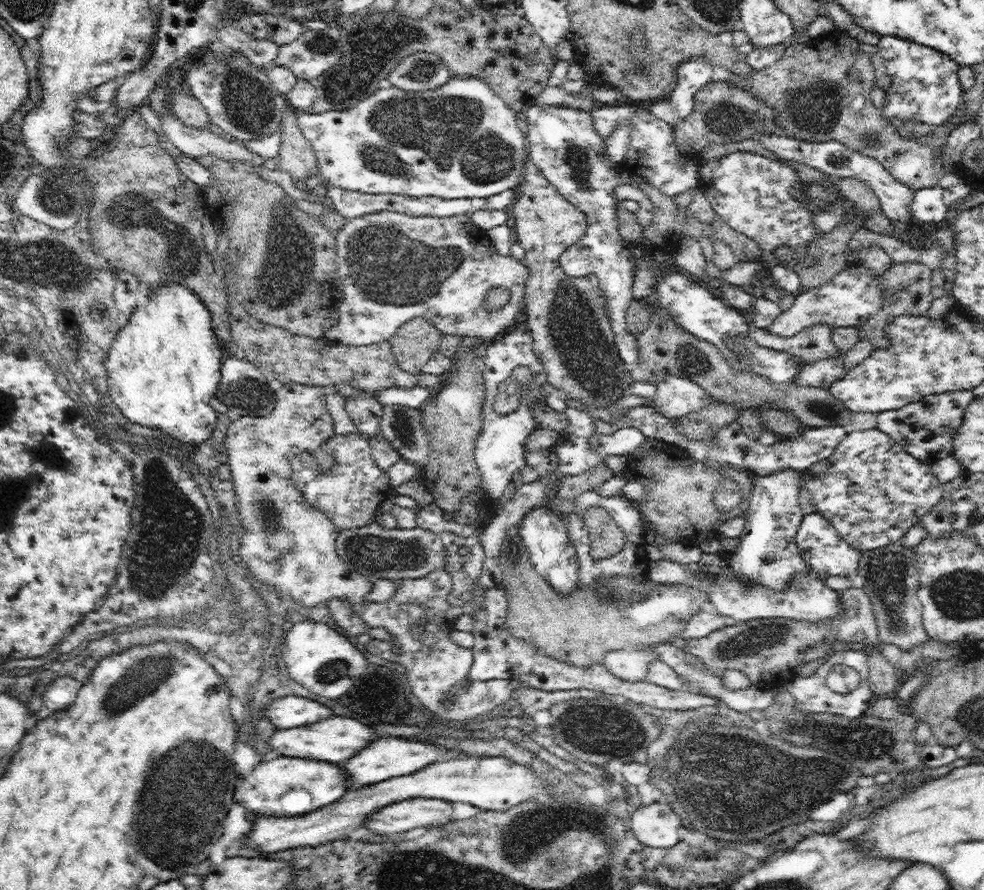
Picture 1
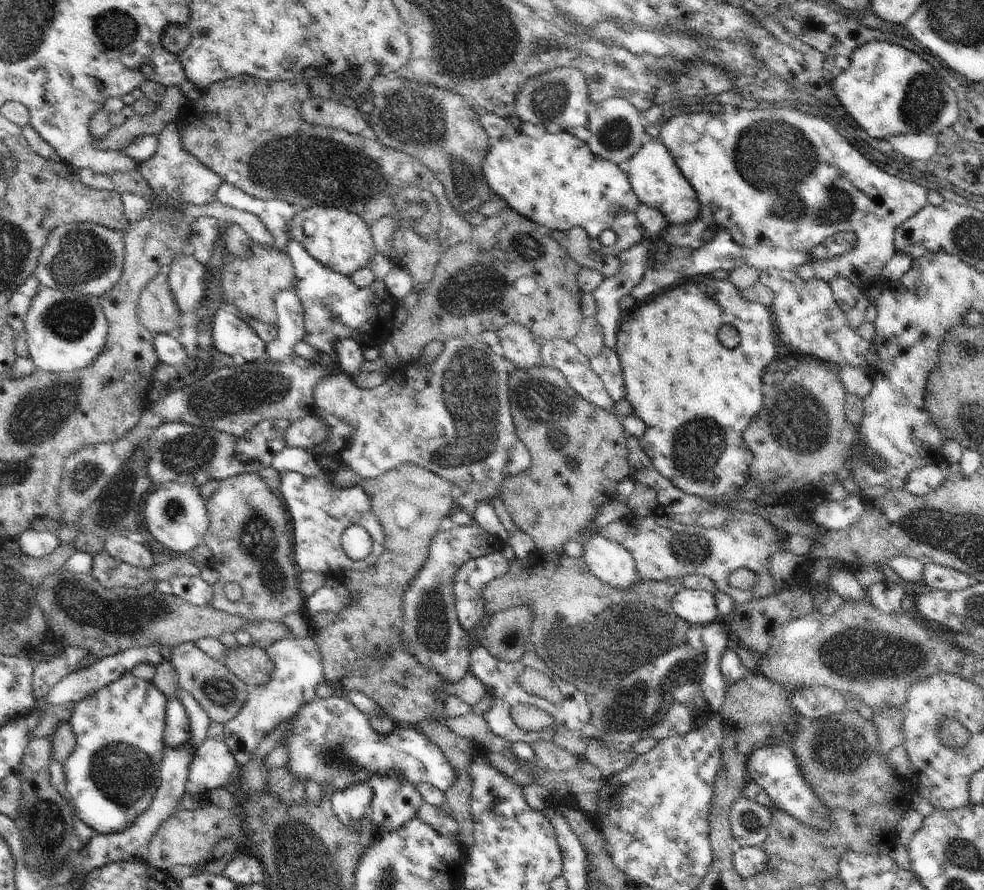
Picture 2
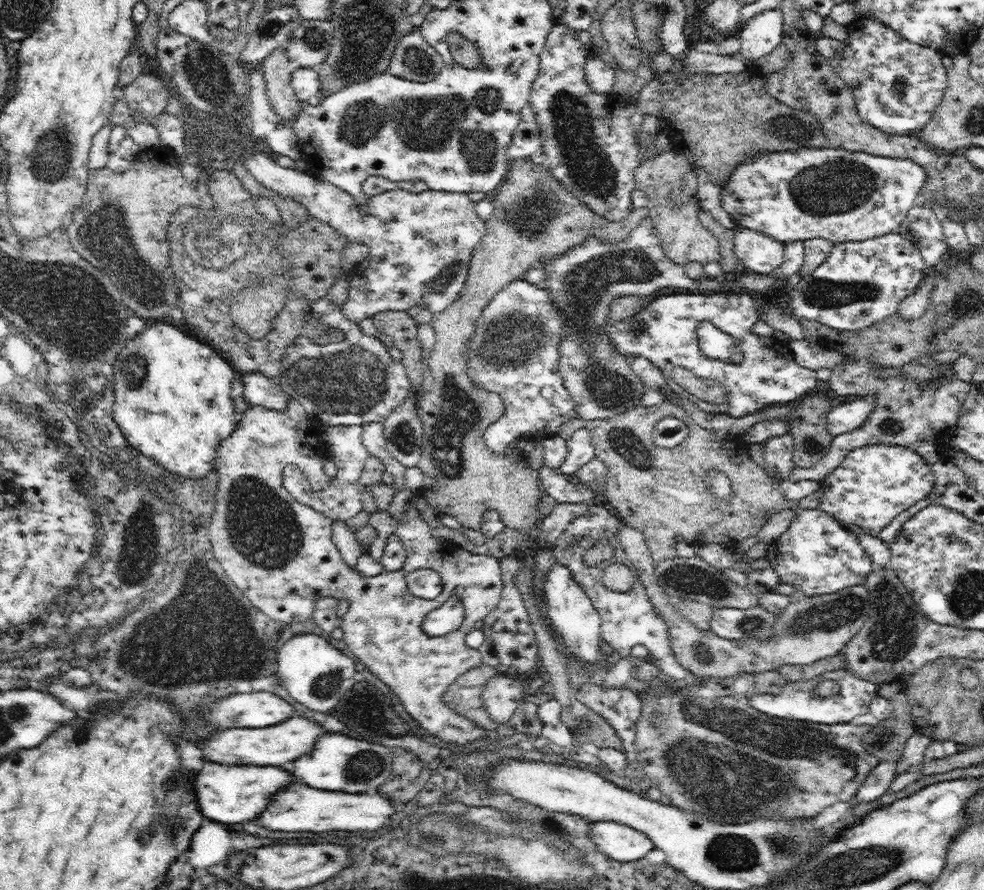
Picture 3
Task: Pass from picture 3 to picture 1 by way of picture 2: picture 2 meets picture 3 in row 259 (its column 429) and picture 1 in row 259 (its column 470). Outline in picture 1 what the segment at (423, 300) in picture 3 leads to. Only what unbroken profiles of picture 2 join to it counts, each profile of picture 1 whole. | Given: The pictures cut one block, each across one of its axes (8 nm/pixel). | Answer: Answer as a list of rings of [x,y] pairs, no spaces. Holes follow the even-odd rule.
[[[380,211],[364,214],[354,219],[346,219],[344,227],[332,234],[335,238],[335,246],[337,247],[337,270],[336,277],[340,277],[342,281],[342,302],[337,307],[338,322],[329,328],[329,331],[324,332],[323,337],[329,342],[338,342],[343,345],[362,346],[372,345],[382,340],[390,340],[390,337],[408,320],[416,319],[417,317],[424,317],[428,319],[433,325],[443,334],[454,334],[461,338],[472,338],[474,340],[481,339],[483,341],[492,341],[502,334],[506,334],[517,320],[523,317],[525,290],[524,284],[529,278],[529,269],[525,266],[524,262],[515,260],[511,256],[500,255],[495,247],[491,245],[490,238],[487,236],[486,231],[476,228],[472,223],[470,213],[454,214],[454,216],[436,217],[436,216],[409,216],[405,213],[398,211]],[[494,287],[504,287],[511,293],[509,302],[506,303],[500,310],[488,310],[484,306],[488,292]]]

